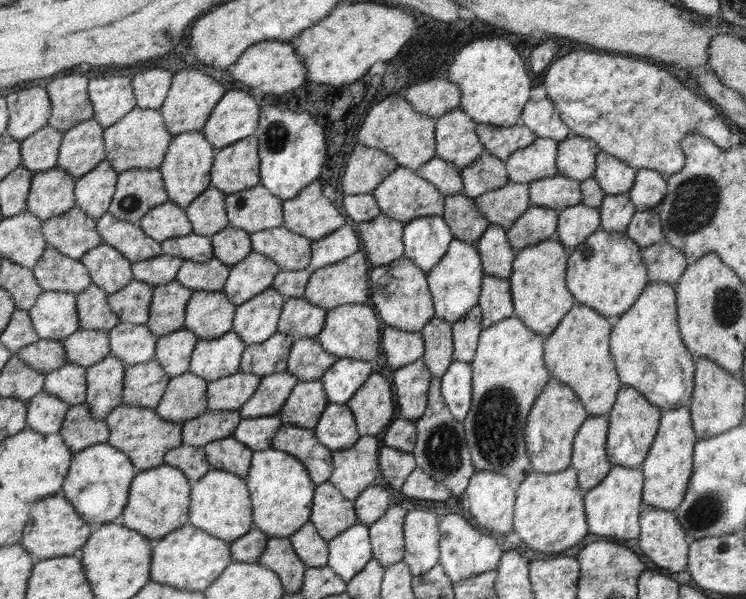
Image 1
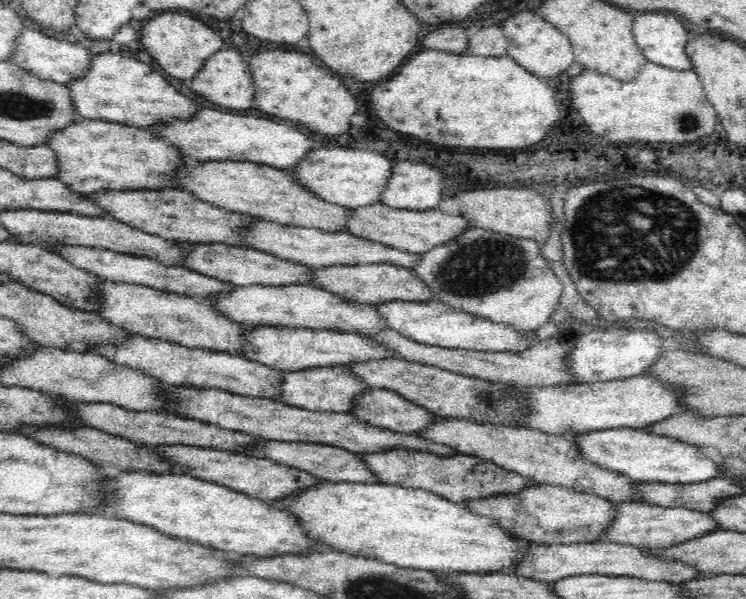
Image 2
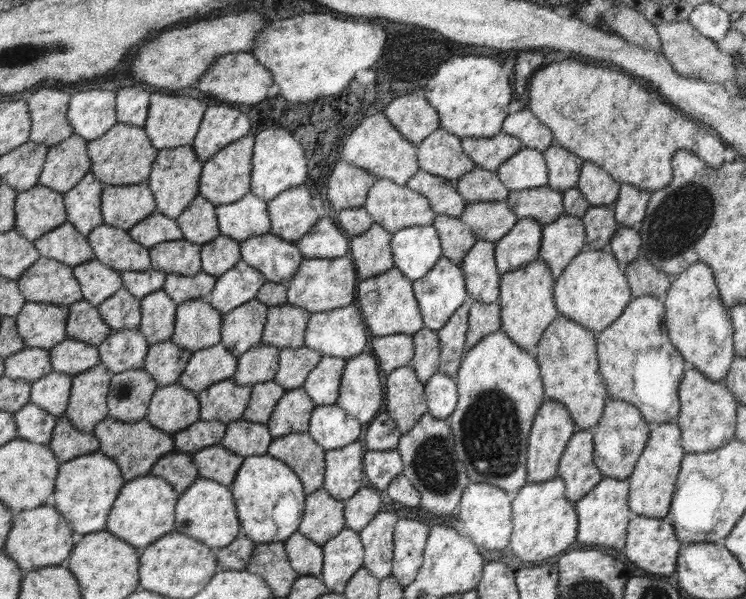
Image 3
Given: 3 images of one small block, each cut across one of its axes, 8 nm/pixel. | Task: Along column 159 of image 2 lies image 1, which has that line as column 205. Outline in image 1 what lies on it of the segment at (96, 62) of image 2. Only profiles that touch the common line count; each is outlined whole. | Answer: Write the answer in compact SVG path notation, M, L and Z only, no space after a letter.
M187 68L187 70L175 74L173 86L171 86L167 100L160 108L166 118L167 129L171 131L172 135L191 131L201 132L229 87L215 80L213 76L197 70L197 68Z

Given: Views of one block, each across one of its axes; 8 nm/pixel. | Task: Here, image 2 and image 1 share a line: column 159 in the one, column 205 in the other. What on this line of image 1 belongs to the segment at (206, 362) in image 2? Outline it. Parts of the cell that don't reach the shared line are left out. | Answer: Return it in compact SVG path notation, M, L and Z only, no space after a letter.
M234 331L217 339L201 339L192 354L191 372L209 382L239 373L247 347Z

